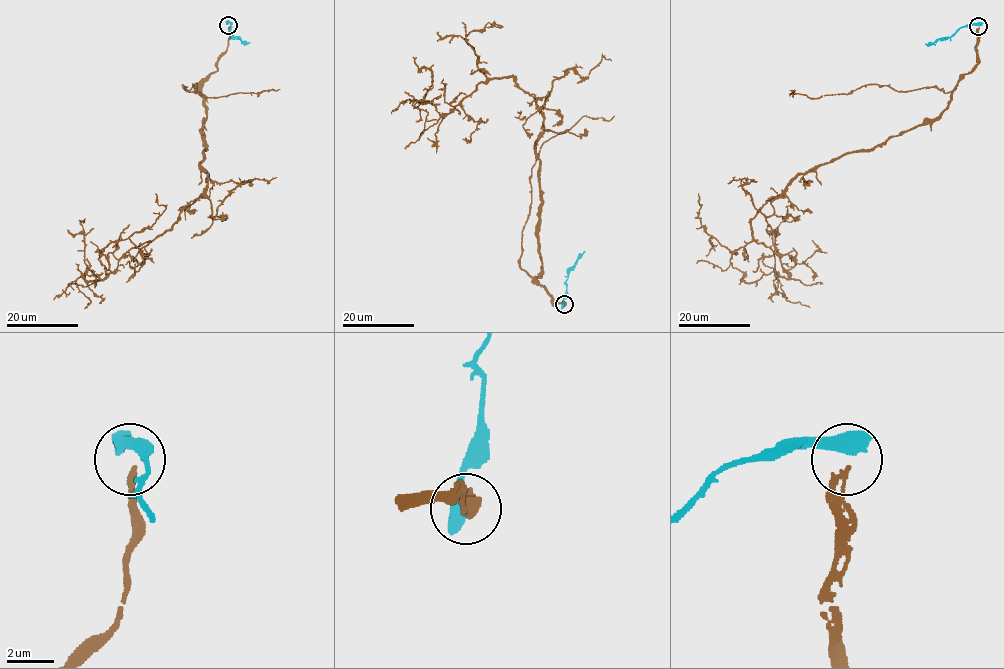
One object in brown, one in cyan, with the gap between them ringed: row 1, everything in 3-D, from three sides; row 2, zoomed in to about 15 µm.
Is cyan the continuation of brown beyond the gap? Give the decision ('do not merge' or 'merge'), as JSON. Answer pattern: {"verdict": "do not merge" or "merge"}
{"verdict": "do not merge"}

